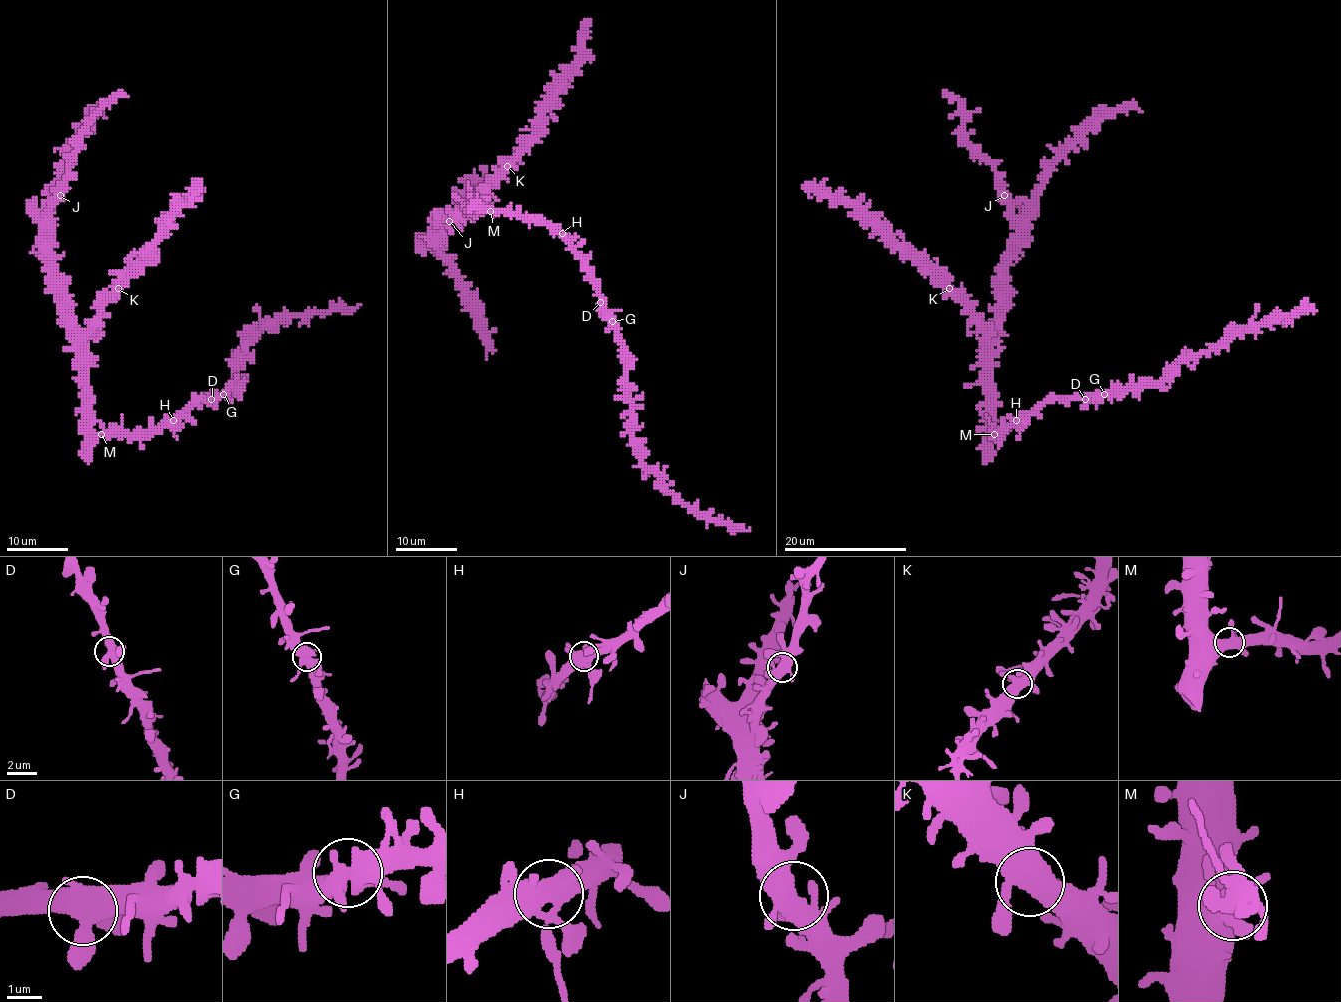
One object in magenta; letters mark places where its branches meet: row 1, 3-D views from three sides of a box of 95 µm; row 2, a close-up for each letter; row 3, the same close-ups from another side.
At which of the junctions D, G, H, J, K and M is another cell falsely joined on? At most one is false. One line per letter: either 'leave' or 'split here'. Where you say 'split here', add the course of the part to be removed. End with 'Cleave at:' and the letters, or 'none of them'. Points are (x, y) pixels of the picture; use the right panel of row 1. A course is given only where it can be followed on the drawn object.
D: leave
G: leave
H: leave
J: leave
K: leave
M: leave
Cleave at: none of them

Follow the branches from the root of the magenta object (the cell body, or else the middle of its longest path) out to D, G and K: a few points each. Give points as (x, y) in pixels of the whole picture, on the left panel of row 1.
D: (136, 432), (158, 432), (193, 402), (211, 399)
G: (136, 432), (158, 432), (193, 402), (219, 399), (224, 394)
K: (136, 432), (97, 432), (92, 428), (86, 333), (92, 327), (97, 310), (118, 288)

